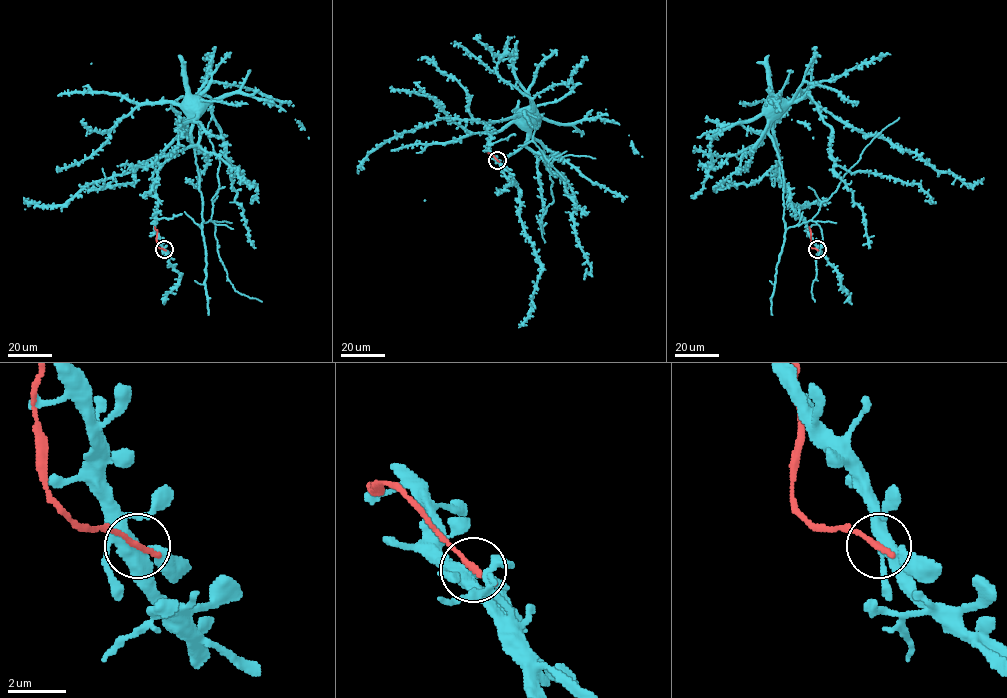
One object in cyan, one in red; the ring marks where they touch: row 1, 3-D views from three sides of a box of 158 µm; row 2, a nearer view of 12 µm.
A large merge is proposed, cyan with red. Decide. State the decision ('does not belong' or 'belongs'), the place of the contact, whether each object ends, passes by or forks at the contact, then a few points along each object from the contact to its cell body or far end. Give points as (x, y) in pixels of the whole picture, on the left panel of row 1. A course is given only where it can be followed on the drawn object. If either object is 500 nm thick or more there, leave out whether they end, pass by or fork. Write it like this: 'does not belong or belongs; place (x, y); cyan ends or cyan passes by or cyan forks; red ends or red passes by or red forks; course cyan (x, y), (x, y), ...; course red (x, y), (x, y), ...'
does not belong; place (164, 249); cyan forks; red ends; course cyan (164, 249), (155, 230), (157, 197), (153, 172), (157, 156), (178, 133), (193, 104); course red (164, 249), (157, 245), (154, 227)

